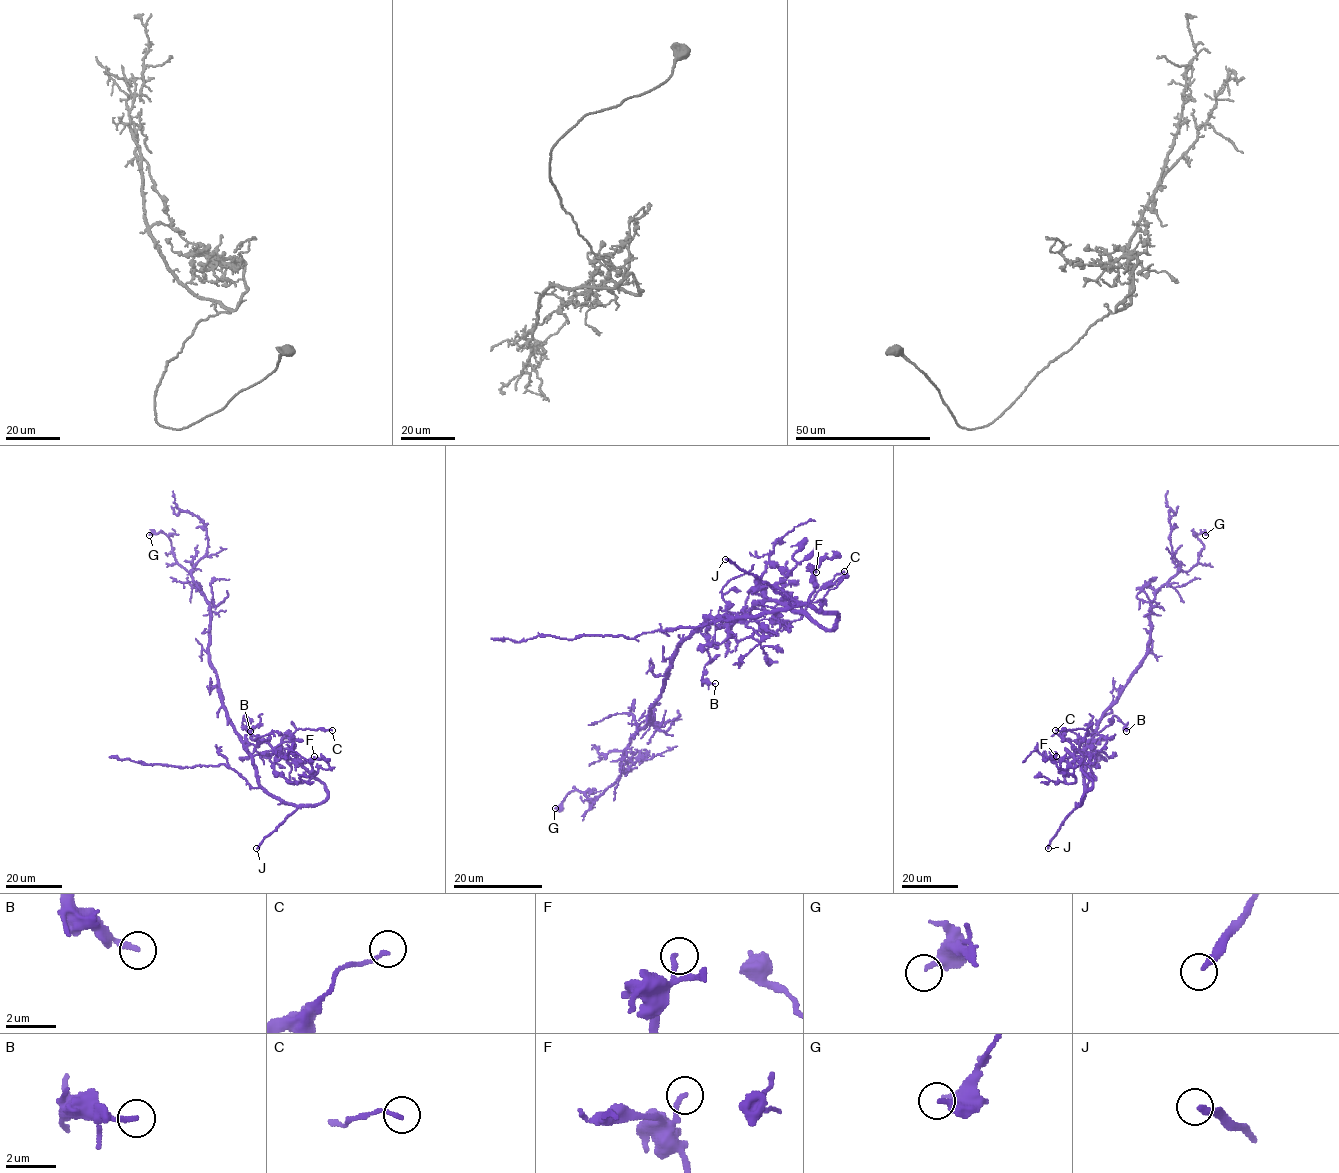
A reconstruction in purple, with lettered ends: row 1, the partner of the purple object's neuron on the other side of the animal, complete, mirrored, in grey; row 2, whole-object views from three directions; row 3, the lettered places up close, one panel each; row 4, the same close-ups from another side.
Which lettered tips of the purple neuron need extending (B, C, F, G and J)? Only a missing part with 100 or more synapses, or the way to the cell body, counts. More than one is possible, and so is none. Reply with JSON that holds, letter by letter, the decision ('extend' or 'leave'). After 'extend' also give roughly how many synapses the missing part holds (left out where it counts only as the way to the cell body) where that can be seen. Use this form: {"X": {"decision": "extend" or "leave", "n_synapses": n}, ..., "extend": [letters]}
{"B": {"decision": "leave"}, "C": {"decision": "leave"}, "F": {"decision": "leave"}, "G": {"decision": "leave"}, "J": {"decision": "extend"}, "extend": ["J"]}

